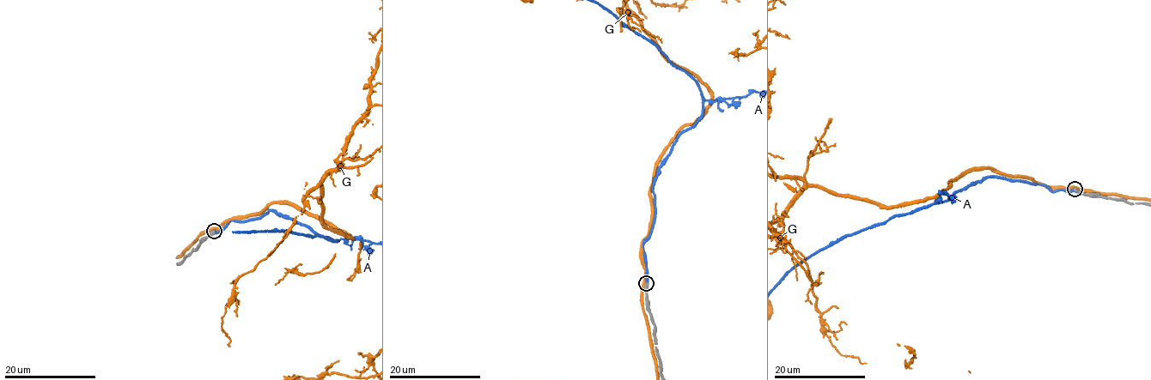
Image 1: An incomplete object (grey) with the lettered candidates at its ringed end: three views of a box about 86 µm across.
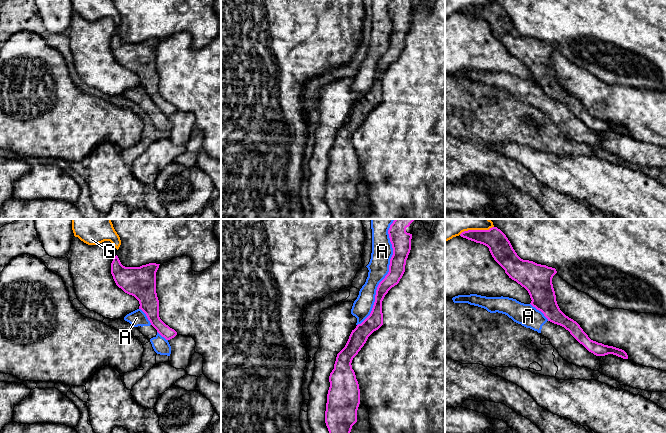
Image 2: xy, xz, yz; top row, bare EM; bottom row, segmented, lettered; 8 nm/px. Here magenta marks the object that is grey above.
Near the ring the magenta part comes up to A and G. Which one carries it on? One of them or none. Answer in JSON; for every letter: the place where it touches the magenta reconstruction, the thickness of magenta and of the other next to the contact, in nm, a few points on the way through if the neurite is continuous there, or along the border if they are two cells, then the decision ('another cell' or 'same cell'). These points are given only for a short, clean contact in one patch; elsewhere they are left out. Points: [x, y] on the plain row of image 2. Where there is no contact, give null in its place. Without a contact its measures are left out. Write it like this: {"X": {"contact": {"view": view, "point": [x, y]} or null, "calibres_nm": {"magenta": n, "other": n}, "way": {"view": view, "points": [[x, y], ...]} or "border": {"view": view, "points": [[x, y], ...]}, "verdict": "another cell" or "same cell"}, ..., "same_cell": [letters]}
{"A": {"contact": {"view": "xz", "point": [386, 51]}, "calibres_nm": {"magenta": 140, "other": 170}, "verdict": "another cell"}, "G": {"contact": {"view": "yz", "point": [476, 6]}, "calibres_nm": {"magenta": 180, "other": 140}, "verdict": "another cell"}, "same_cell": []}

